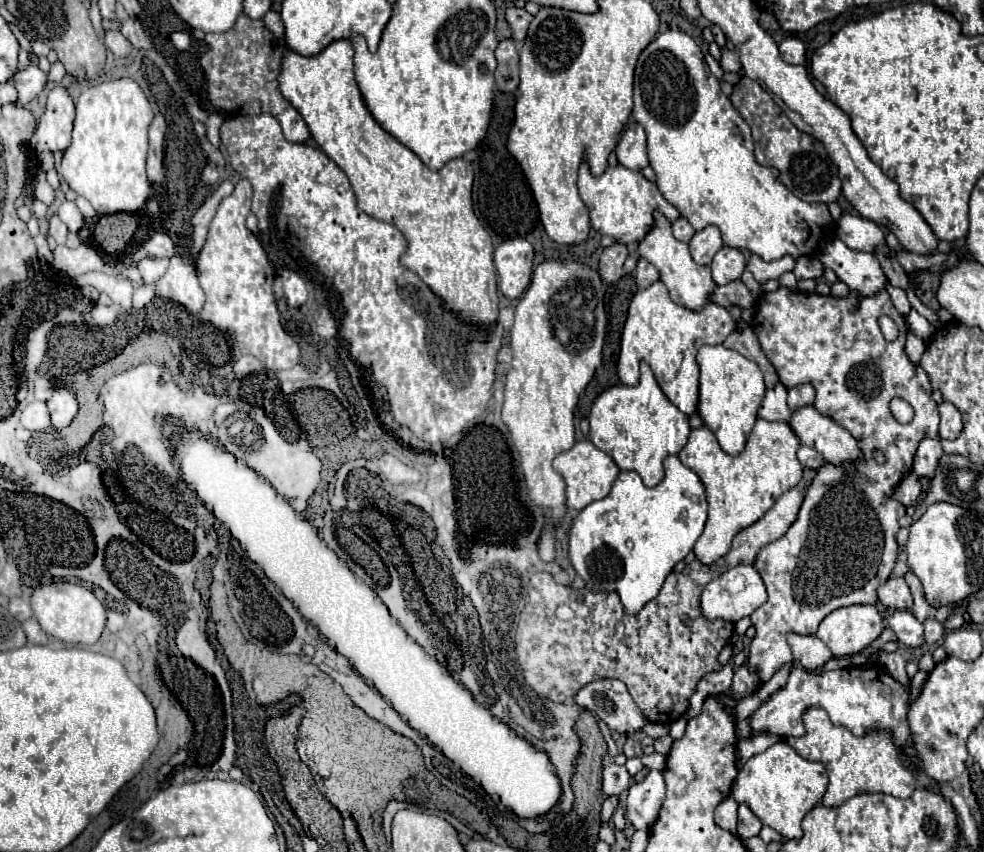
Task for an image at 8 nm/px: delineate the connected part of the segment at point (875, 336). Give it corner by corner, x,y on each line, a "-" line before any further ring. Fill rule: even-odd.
780,288
776,292
766,292
758,298
752,328
756,328
760,346
774,364
780,382
786,388
810,382
816,390
814,406
822,414
830,416
834,422
844,426
858,440
858,446
864,454
862,460
852,460
844,464
824,464
808,486
796,522
788,528
782,538
764,546
756,556
754,566
766,584
768,602
750,616
756,628
756,638
750,644
748,668
756,668
760,680
766,682
782,664
792,662
792,650
788,642
784,642
784,634
816,634
820,622
830,612
842,606
874,604
878,600
876,588
888,580
896,562
896,534
900,528
896,522
900,510
894,506
890,506
888,510
884,502
894,496
896,486
912,470
918,444
926,436
938,436
938,406
930,398
932,386
926,372
920,366
914,366
904,352
908,326
906,320
900,318
896,308
892,306
888,292
882,292
882,296
872,296
870,300
858,300
852,292
846,298
834,298
820,294
790,292
786,288
-
884,314
892,318
900,330
900,336
894,342
886,342
880,332
878,318
-
894,396
904,398
914,408
914,420
906,426
898,424
890,414
888,404
-
874,450
882,450
886,454
886,462
882,466
874,462

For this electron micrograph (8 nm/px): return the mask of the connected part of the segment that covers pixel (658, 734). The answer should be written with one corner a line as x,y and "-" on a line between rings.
646,724
646,728
642,728
644,734
652,736
652,738
662,738
662,736
668,736
670,734
670,728
666,724

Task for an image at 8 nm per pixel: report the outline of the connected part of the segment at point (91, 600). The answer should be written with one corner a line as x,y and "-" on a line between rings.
54,582
50,586
40,586
32,594
32,610
42,630
66,644
92,646
100,640
106,624
106,606
94,596
92,590
76,582

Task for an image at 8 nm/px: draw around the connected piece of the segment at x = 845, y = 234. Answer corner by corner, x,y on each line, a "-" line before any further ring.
842,214
836,222
836,236
854,252
874,252
886,244
880,226
858,214

